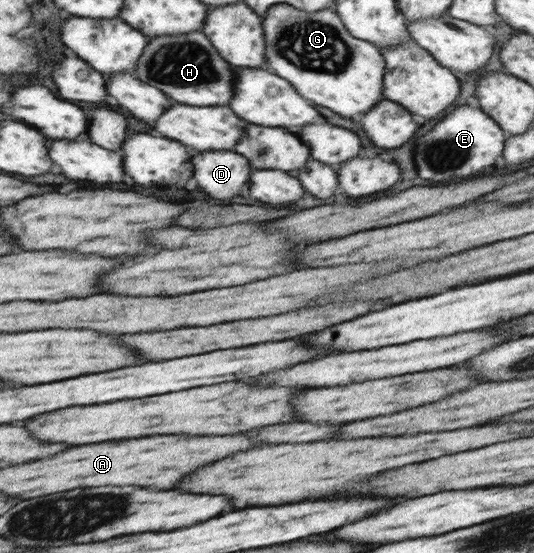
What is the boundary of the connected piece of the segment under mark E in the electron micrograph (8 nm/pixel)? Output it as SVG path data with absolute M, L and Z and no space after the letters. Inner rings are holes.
M478 105L477 108L459 106L447 118L441 118L431 132L417 140L415 166L421 178L441 182L453 178L475 176L493 166L497 156L504 152L509 135Z

